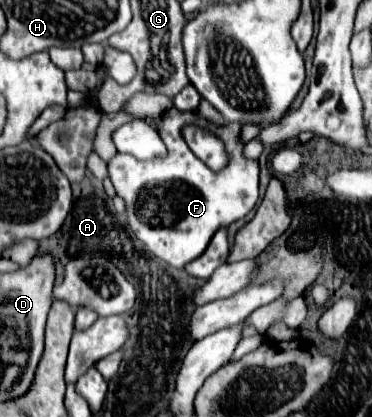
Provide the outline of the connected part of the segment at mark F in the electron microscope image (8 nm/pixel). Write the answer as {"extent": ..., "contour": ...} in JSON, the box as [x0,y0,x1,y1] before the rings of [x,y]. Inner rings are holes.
{"extent":[109,108,259,268],"contour":[[[177,108],[167,110],[165,114],[159,116],[159,122],[153,124],[153,128],[161,134],[169,148],[169,156],[163,160],[137,160],[131,154],[117,154],[109,160],[109,178],[115,186],[115,192],[125,200],[125,210],[127,210],[127,220],[135,236],[147,244],[147,248],[161,260],[169,262],[171,266],[183,268],[187,262],[195,260],[203,250],[207,248],[211,236],[221,228],[227,226],[239,218],[243,218],[247,212],[253,210],[259,198],[259,164],[257,160],[247,160],[243,154],[243,142],[241,142],[241,126],[235,122],[225,122],[225,126],[215,126],[207,122],[199,112],[181,112]],[[193,122],[199,126],[205,126],[219,134],[225,140],[227,152],[229,152],[229,164],[221,172],[211,172],[187,146],[187,142],[181,136],[181,126]]]}

